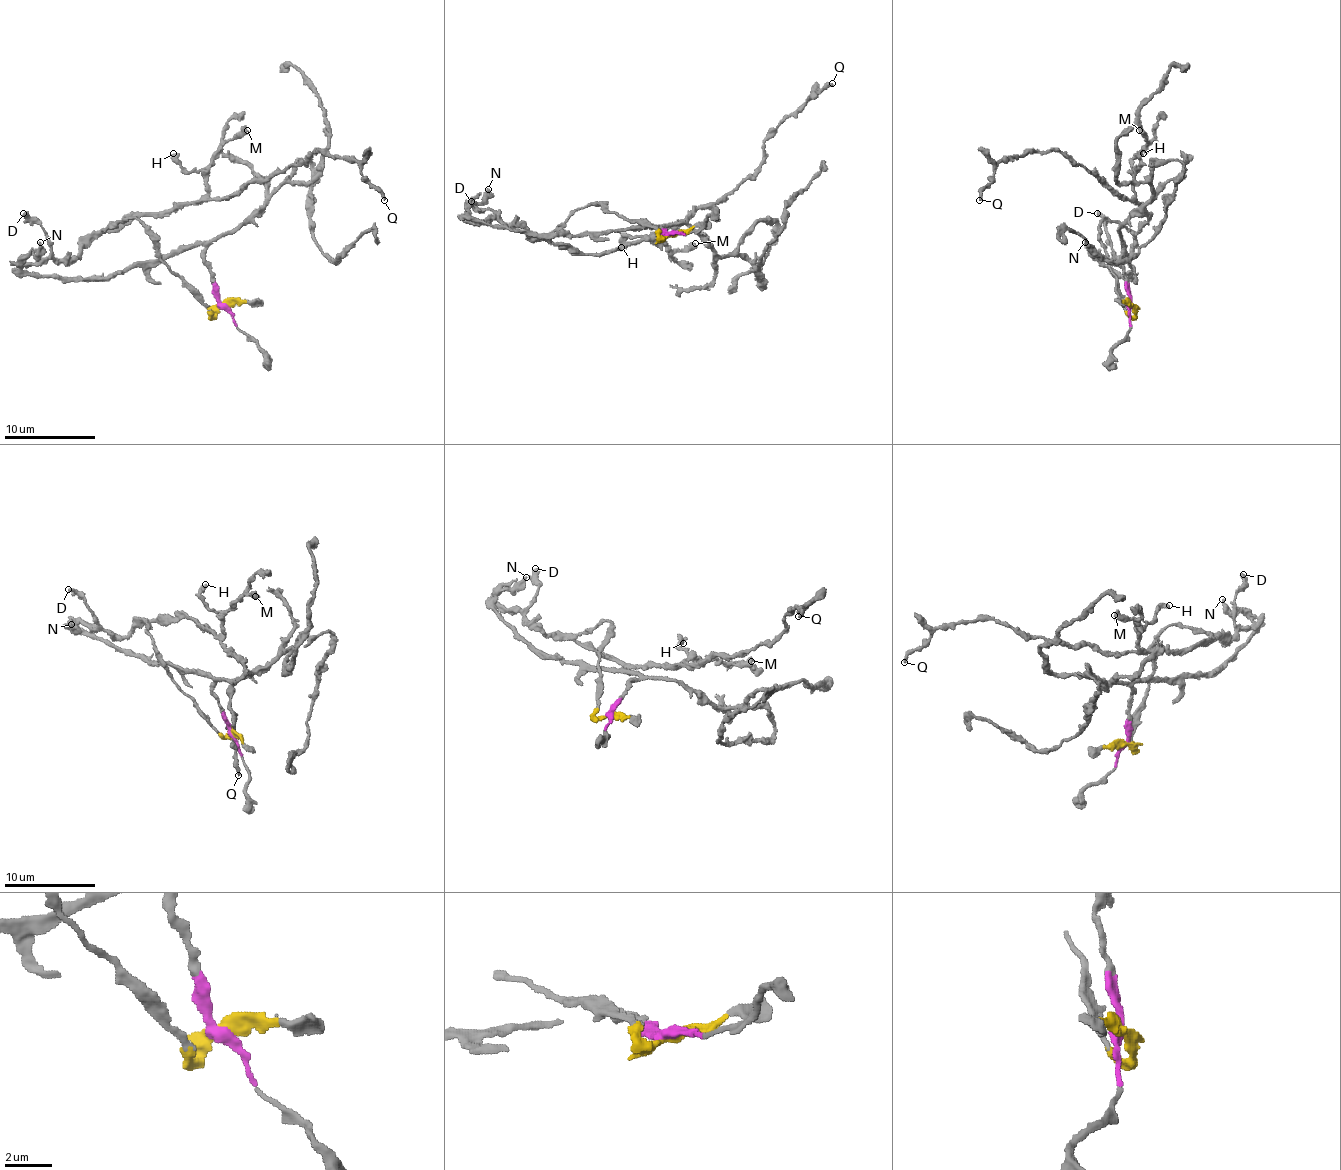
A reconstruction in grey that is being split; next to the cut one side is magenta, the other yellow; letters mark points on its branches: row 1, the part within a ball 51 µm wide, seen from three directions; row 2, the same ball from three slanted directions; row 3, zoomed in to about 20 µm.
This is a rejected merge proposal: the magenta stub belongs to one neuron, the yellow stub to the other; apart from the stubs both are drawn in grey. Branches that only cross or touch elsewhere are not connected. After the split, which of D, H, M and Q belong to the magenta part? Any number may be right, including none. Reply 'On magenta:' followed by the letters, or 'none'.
On magenta: none

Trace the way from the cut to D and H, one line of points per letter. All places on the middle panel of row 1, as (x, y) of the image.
D: (670, 234), (661, 236), (602, 204), (577, 209), (534, 238), (471, 202)
H: (670, 234), (589, 204), (550, 236), (584, 254), (609, 254), (654, 238), (627, 236), (620, 247)

